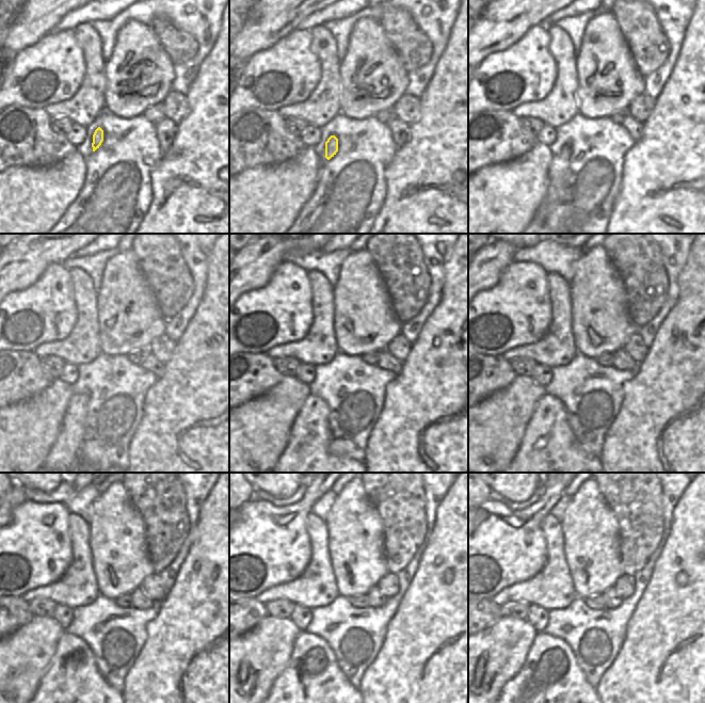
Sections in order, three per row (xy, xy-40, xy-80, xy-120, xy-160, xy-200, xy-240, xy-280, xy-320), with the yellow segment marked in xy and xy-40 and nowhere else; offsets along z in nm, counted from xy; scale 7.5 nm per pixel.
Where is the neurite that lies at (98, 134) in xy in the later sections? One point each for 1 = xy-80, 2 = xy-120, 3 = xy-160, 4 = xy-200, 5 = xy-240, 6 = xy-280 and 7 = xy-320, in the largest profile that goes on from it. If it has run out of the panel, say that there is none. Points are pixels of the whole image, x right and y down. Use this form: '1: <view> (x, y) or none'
1: xy-80 (559, 163)
2: xy-120 (66, 448)
3: xy-160 (307, 450)
4: xy-200 (548, 450)
5: xy-240 (73, 689)
6: xy-280 (311, 689)
7: xy-320 (550, 689)

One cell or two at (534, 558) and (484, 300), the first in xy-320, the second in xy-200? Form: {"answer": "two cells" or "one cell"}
{"answer": "one cell"}

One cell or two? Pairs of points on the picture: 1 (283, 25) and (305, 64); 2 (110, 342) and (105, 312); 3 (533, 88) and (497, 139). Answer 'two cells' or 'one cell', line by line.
1: two cells
2: one cell
3: two cells

